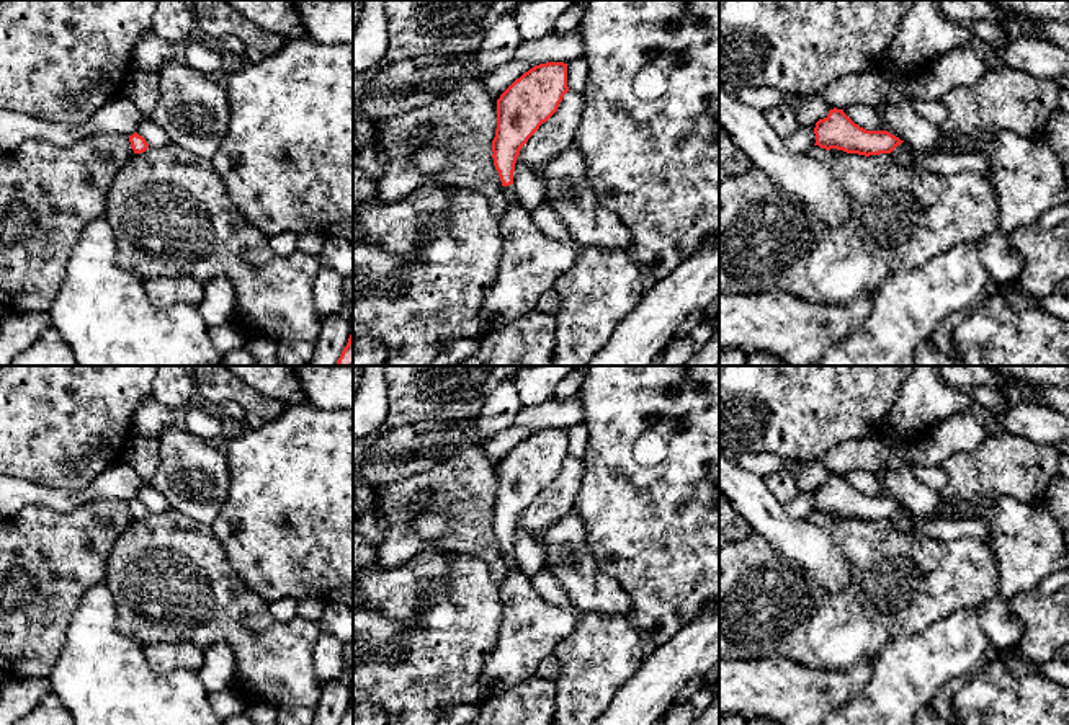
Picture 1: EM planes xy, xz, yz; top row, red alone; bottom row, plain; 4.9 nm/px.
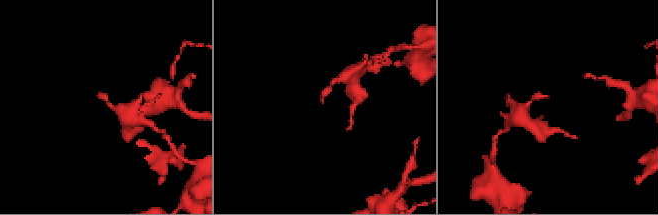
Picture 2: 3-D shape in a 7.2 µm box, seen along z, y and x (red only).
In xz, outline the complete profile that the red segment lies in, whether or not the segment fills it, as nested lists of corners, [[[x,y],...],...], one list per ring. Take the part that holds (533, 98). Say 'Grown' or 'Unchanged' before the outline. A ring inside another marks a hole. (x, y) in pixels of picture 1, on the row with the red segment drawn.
Grown. [[[567,64],[534,65],[517,78],[497,100],[497,129],[492,158],[503,193],[515,204],[515,163],[521,147],[559,108],[567,87]]]

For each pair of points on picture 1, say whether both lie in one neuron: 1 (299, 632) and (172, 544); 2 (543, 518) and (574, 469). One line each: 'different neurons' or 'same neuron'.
1: same neuron
2: same neuron

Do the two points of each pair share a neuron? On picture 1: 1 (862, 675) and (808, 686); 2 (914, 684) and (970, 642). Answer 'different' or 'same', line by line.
1: same
2: same

